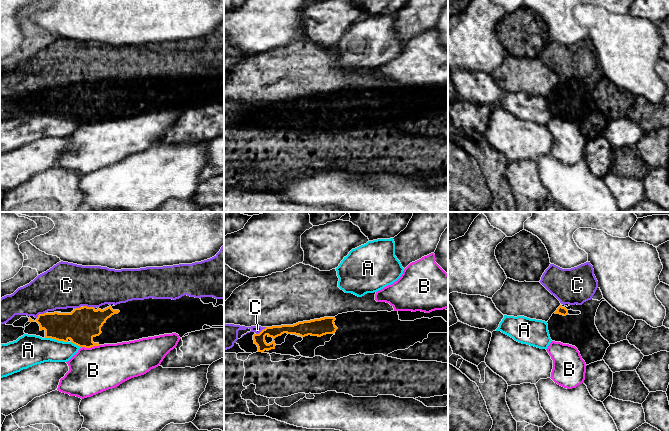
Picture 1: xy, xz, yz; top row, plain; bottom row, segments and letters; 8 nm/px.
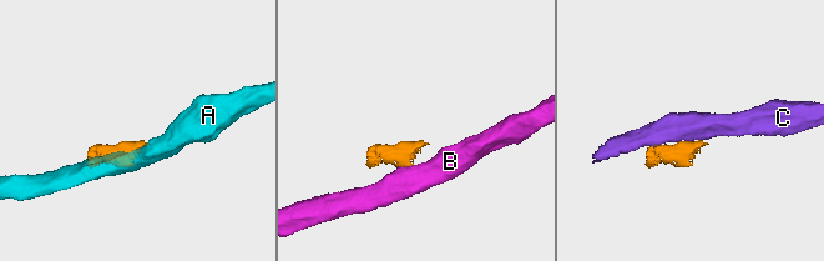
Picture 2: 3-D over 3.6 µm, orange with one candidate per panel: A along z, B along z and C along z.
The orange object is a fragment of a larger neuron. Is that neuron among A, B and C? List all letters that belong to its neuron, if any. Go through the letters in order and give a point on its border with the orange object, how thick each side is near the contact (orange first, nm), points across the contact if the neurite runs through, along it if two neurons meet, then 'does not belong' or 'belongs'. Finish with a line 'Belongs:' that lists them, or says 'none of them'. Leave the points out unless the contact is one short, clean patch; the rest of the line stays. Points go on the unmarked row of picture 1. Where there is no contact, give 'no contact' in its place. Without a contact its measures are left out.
A: xy (56, 115) | 280/260 nm | does not belong
B: xy (90, 123) | 280/380 nm | along xy (99, 121), (82, 123) | does not belong
C: xy (89, 83) | 280/360 nm | does not belong
Belongs: none of them

